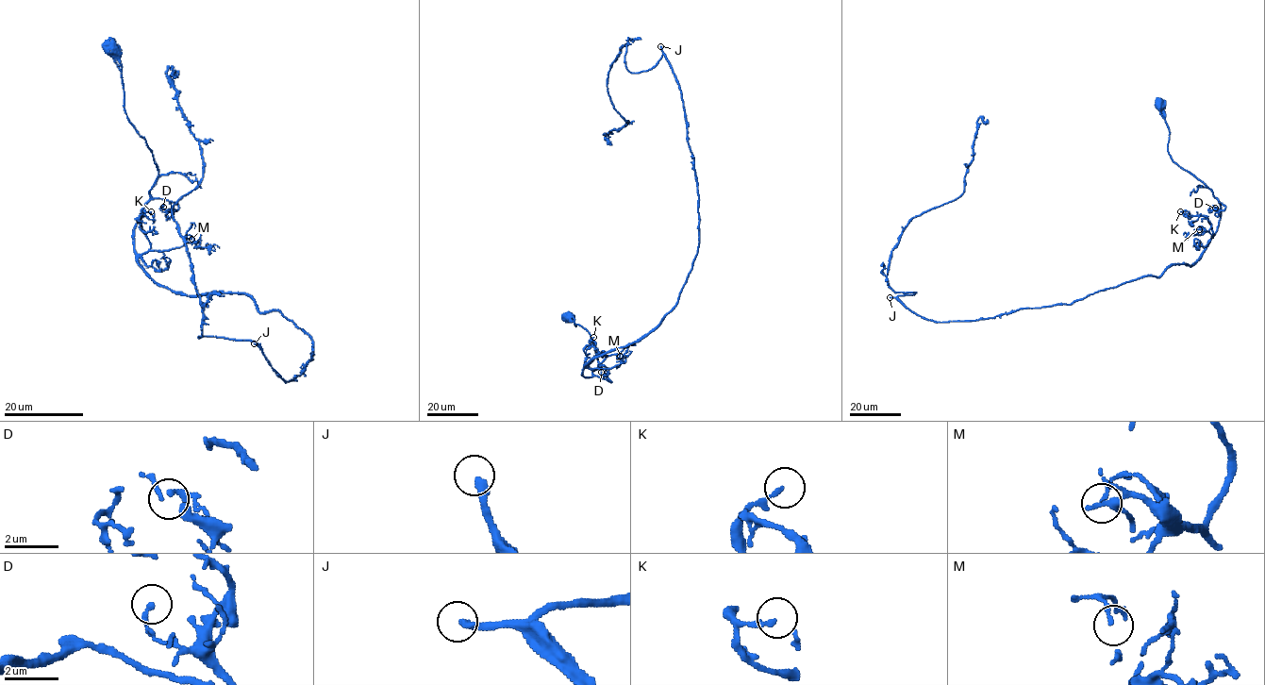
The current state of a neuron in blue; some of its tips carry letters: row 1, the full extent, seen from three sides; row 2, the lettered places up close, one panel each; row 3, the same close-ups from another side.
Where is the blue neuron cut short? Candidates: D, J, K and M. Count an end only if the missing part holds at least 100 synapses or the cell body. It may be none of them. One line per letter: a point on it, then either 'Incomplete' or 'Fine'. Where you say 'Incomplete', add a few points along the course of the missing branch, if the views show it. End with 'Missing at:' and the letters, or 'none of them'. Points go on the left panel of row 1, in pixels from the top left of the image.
D: Place: (163, 207). Fine
J: Place: (254, 343). Incomplete
K: Place: (151, 211). Fine
M: Place: (191, 239). Fine
Missing at: J

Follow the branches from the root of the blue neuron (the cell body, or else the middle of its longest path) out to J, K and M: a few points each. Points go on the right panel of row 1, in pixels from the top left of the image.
J: (1159, 104), (1172, 158), (1220, 206), (1217, 230), (1191, 265), (985, 319), (935, 322), (890, 297)
K: (1159, 104), (1172, 158), (1200, 179), (1220, 204), (1217, 231), (1211, 239), (1206, 217), (1180, 211)
M: (1159, 104), (1172, 158), (1200, 179), (1220, 206), (1214, 235), (1211, 239), (1202, 226), (1199, 229)

